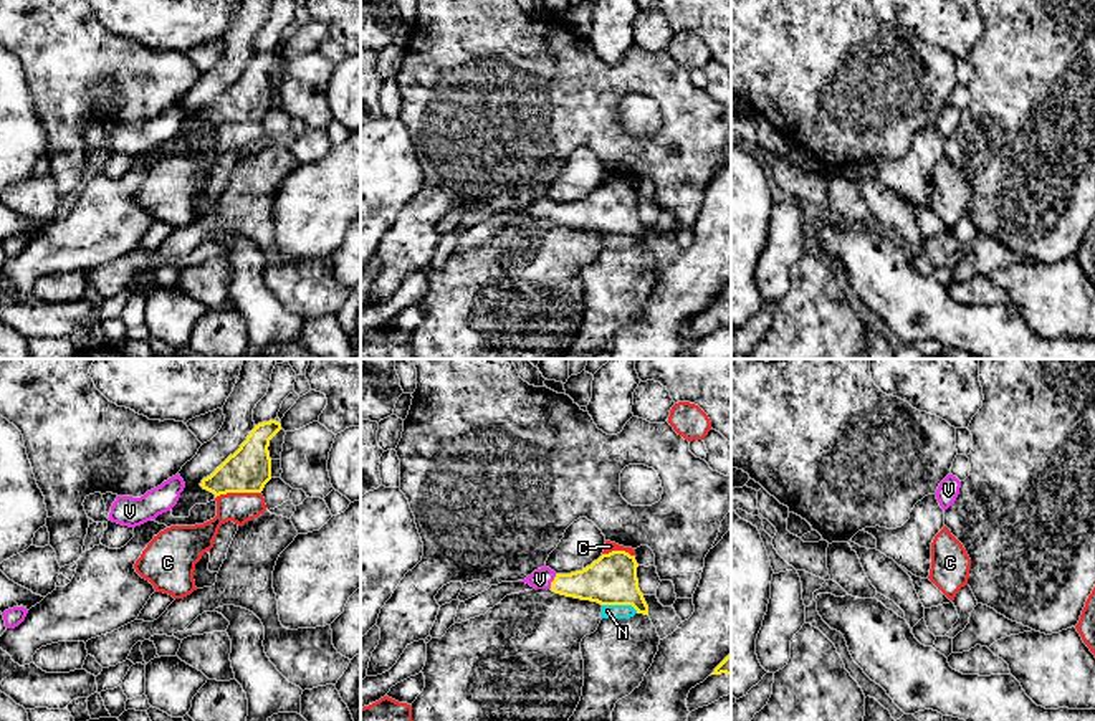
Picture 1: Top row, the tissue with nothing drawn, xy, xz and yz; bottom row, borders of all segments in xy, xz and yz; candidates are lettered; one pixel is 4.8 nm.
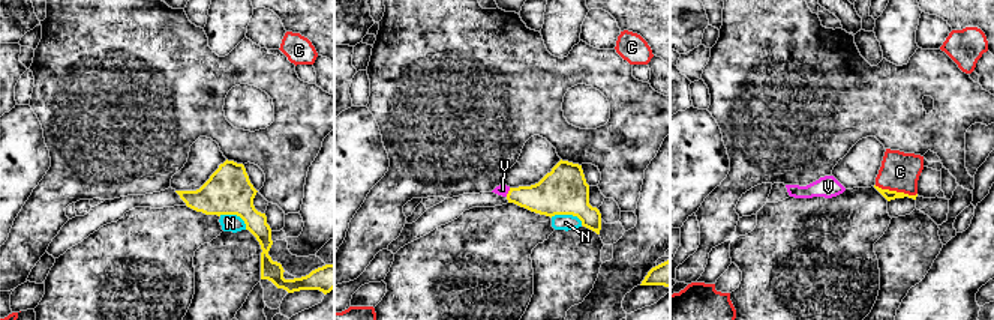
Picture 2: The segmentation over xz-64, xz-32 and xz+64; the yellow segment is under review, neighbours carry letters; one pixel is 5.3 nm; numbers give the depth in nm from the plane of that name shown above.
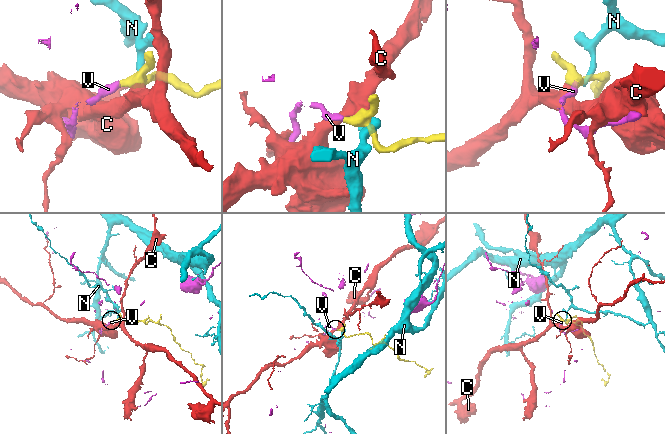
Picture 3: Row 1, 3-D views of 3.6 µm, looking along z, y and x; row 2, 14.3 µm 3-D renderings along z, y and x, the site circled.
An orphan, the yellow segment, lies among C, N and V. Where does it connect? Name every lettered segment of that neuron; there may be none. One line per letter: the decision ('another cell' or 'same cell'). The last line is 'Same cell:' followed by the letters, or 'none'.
C: another cell
N: another cell
V: same cell
Same cell: V

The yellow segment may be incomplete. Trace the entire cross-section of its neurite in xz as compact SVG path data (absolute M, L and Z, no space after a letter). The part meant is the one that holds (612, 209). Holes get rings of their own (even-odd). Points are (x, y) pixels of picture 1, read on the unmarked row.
M612 180L582 200L556 203L544 195L518 212L600 235L632 235L637 243L648 245L648 235L638 218L637 197L635 185Z

